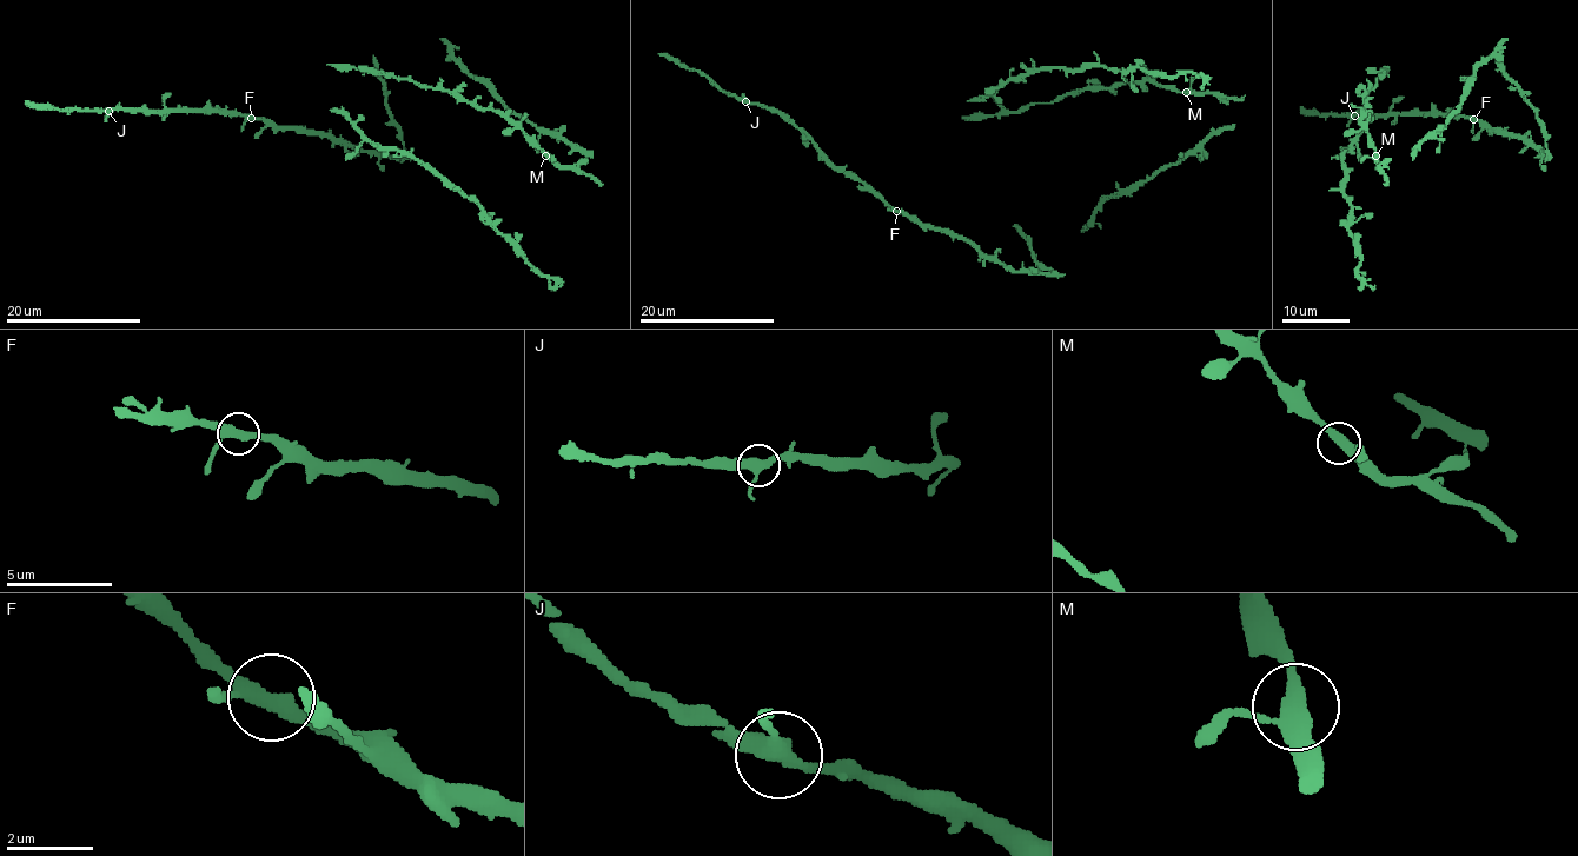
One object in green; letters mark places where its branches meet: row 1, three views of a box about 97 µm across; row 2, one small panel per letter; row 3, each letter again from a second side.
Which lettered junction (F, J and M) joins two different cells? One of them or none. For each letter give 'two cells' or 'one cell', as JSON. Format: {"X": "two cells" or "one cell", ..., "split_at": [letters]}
{"F": "one cell", "J": "one cell", "M": "one cell", "split_at": []}

